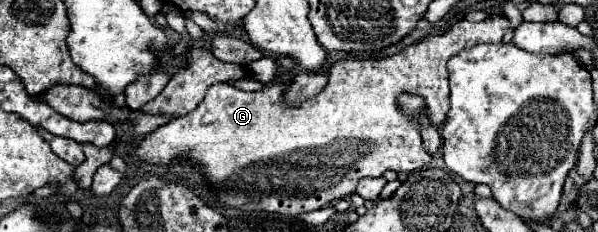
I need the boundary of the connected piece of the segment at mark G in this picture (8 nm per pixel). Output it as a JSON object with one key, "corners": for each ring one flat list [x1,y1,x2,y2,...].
{"corners":[[490,16,486,18,484,22,468,22,468,20,458,20,452,24,452,28,440,36,426,36,424,40,412,44,412,46,406,46,404,50,400,50,398,54,390,56,390,58,382,58,382,60,354,60,354,58,338,58,332,68,330,68,330,80,326,84,326,88,322,92,318,92,316,96,312,98,306,98,302,100,302,104,298,106,286,106,284,102,284,94,286,94,286,88,290,84,272,84,272,86,266,86,258,92,244,92,244,90,238,90,226,82,218,82,218,84,212,84,204,96,204,100,198,104,198,108,192,112,192,114,186,114,186,116,180,116,180,118,172,118,168,124,160,126,158,130,150,132,144,136,144,140,138,144,138,158,140,162,144,164,152,164,152,166,162,166,166,168,168,164,172,164,174,160,186,160,190,162,192,166,198,168,198,172,206,178,206,182,210,186,216,188,216,196,214,200,224,206,224,208,240,208,240,210,258,210,258,212,276,212,276,214,282,214,282,216,298,216,302,212,314,212,314,210,322,210,326,208,332,200,342,200,342,198,348,198,356,192,356,184,360,178,364,176,370,176,370,178,378,178,382,176,386,170,396,170,396,172,416,172,416,170,422,170,426,168,426,164,432,162,432,156,428,152,424,152,424,144,422,144,422,136,420,136,420,130,418,130,418,122,414,122,412,118,404,116,398,106,396,106,396,98,404,92,408,94,416,94,416,96,422,96,428,104,428,116,432,118,432,122,436,126,442,126,444,120,446,120,446,112,448,112,448,74,446,74,446,62,450,58,450,54,456,54,458,50,462,48,470,48,470,46,476,46,478,42,500,42,502,40,502,34,504,30,508,28,508,18,506,16]]}

